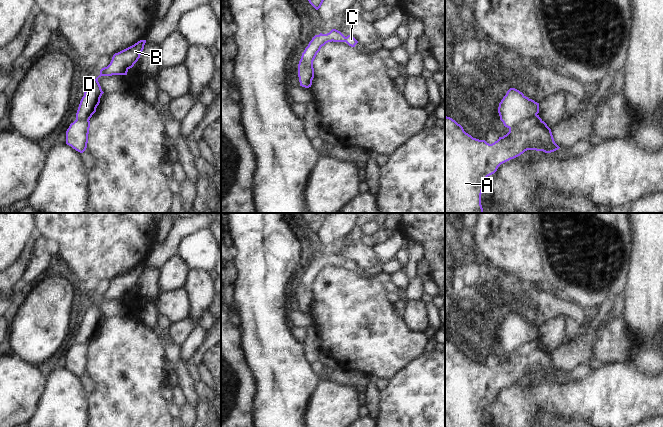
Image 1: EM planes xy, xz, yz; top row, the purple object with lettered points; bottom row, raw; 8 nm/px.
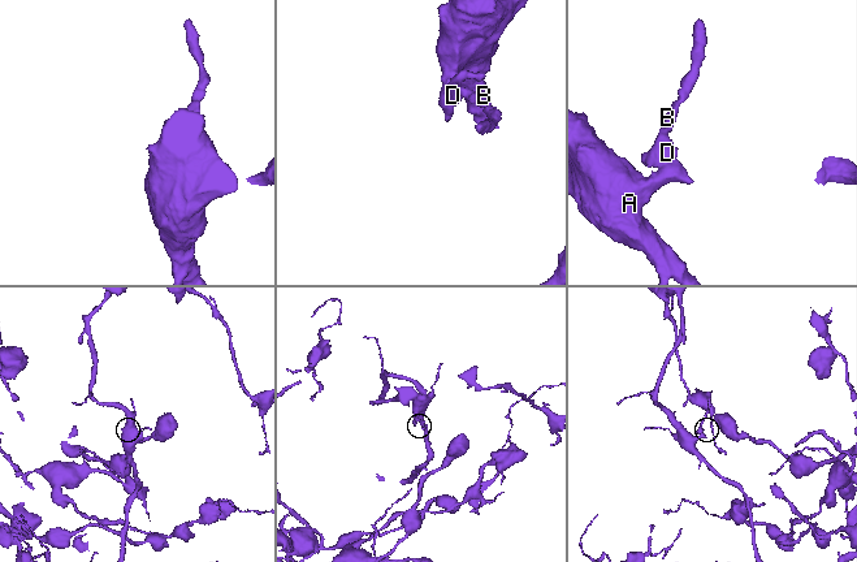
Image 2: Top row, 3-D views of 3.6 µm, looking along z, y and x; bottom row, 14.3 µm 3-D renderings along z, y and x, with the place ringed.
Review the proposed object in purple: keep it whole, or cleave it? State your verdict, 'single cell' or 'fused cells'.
fused cells

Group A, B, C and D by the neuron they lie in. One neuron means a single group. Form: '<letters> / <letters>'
A / B C D

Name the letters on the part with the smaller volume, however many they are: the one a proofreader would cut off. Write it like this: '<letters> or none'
B, C, D

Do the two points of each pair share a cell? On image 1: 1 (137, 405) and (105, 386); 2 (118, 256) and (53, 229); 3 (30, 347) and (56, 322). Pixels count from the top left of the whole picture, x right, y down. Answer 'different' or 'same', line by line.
1: same
2: same
3: same

